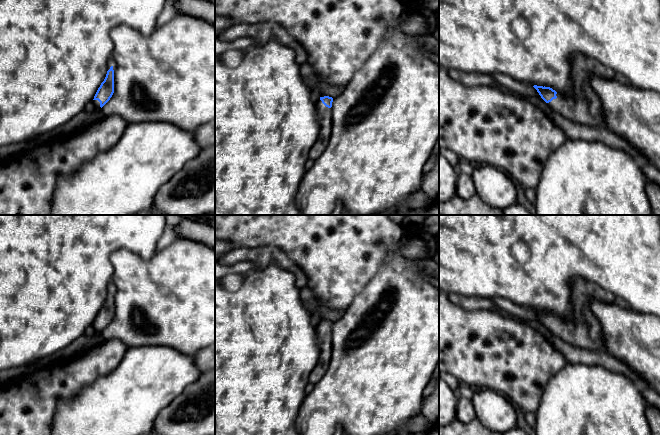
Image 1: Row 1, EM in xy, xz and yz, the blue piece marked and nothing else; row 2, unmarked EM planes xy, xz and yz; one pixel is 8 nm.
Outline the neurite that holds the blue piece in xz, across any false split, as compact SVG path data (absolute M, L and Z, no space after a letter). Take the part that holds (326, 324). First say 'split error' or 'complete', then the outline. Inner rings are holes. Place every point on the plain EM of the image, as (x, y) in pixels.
split error; M329 320L320 321L316 328L317 343L319 347L319 359L309 375L309 382L316 383L326 372L326 368L332 356L332 326L333 322Z

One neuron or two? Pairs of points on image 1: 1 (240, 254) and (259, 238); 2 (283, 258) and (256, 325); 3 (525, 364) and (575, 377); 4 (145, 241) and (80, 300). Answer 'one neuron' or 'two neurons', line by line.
1: two neurons
2: two neurons
3: two neurons
4: one neuron

